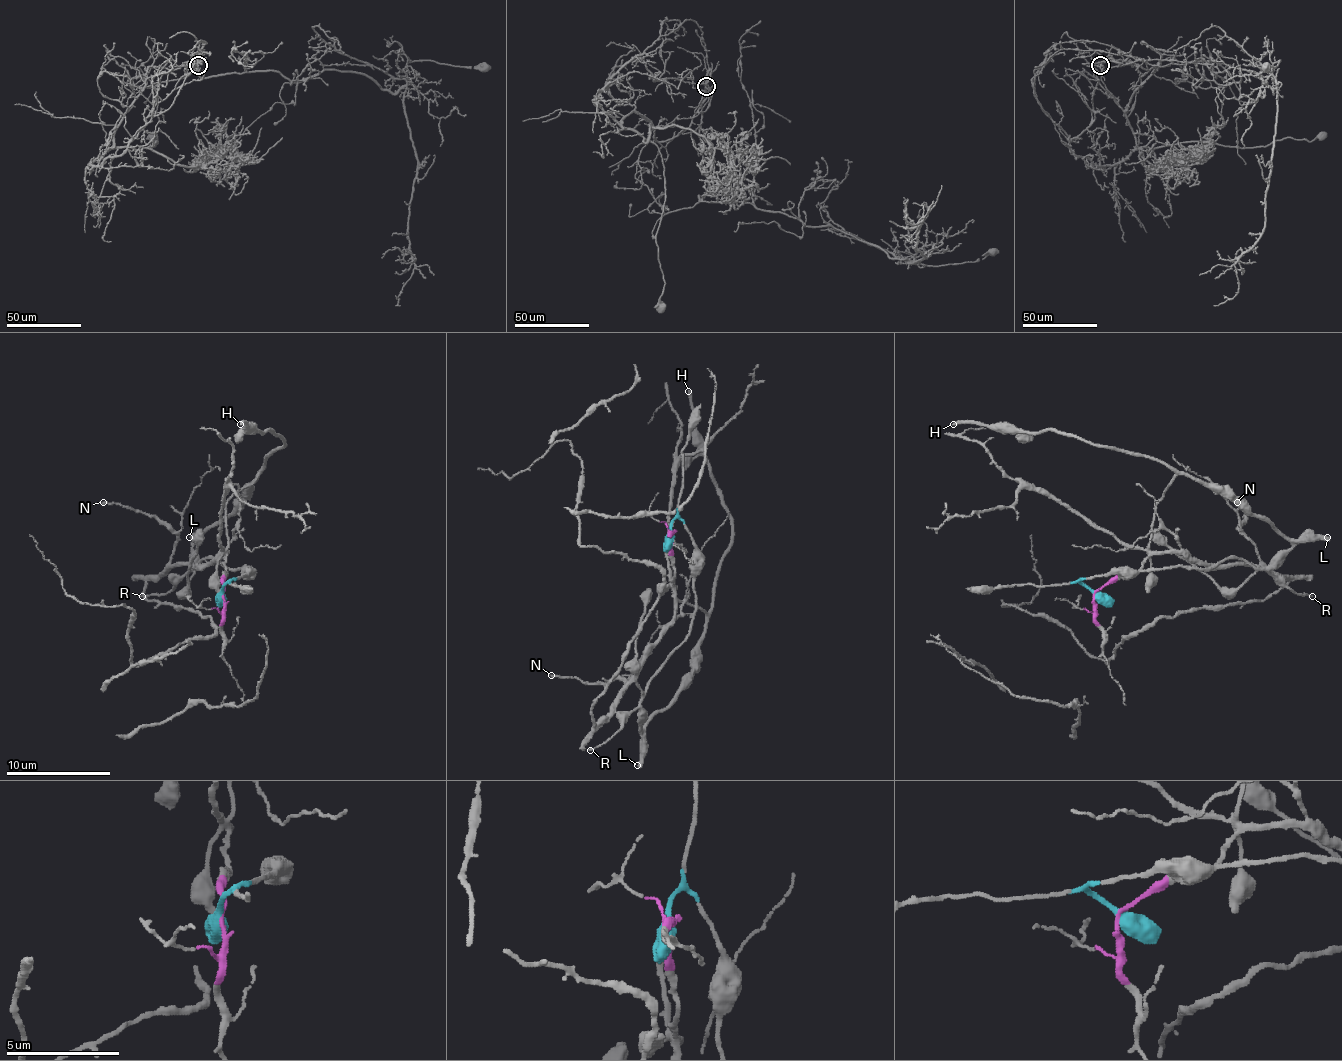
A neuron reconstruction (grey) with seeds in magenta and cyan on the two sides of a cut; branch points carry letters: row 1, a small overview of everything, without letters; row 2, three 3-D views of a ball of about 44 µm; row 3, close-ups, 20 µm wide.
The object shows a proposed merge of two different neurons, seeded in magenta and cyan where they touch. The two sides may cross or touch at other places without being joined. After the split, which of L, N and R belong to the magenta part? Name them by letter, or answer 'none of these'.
N

